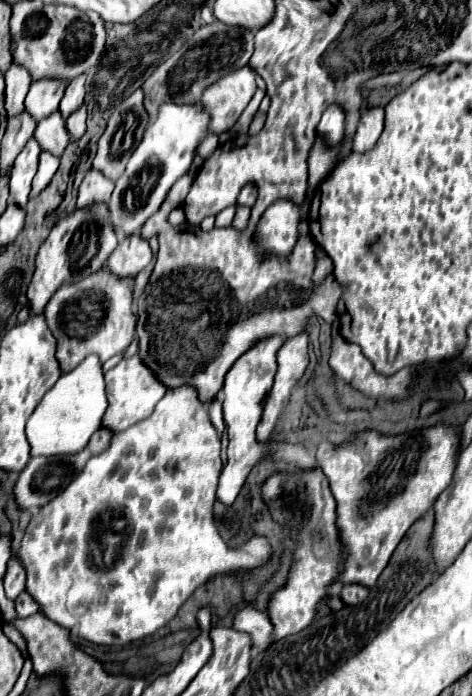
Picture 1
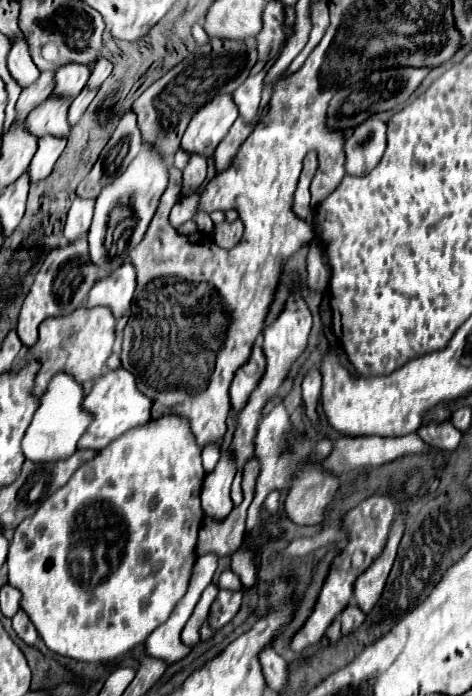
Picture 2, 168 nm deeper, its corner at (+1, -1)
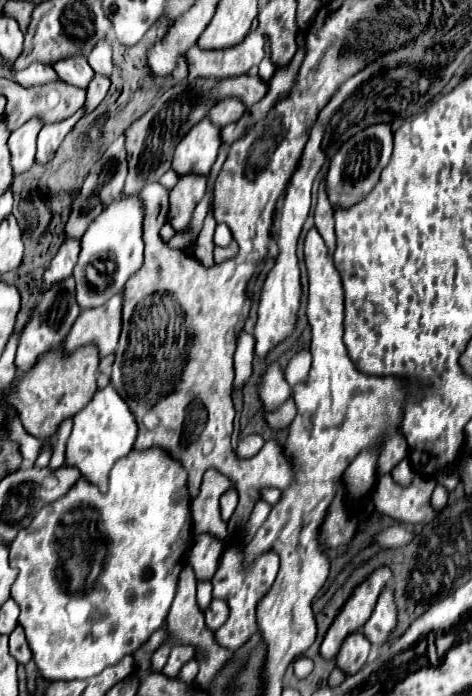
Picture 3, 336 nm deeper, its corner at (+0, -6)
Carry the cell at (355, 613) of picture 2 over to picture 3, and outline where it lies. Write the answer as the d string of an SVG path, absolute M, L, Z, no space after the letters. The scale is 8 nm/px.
M353 634L345 640L345 644L341 646L341 652L337 654L337 668L345 672L345 676L353 676L357 674L369 656L369 640L365 640L363 634Z

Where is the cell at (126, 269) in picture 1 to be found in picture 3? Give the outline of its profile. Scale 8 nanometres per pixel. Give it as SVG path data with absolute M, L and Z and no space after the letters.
M121 294L113 296L101 308L85 310L73 324L63 352L71 354L85 344L95 344L99 358L105 358L115 352L121 332Z

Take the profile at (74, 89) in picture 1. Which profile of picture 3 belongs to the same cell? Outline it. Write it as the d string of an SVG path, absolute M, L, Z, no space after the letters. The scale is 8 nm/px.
M107 38L99 40L97 46L93 48L93 52L87 56L89 58L89 66L103 76L111 76L113 72L113 62L111 62L111 42Z

